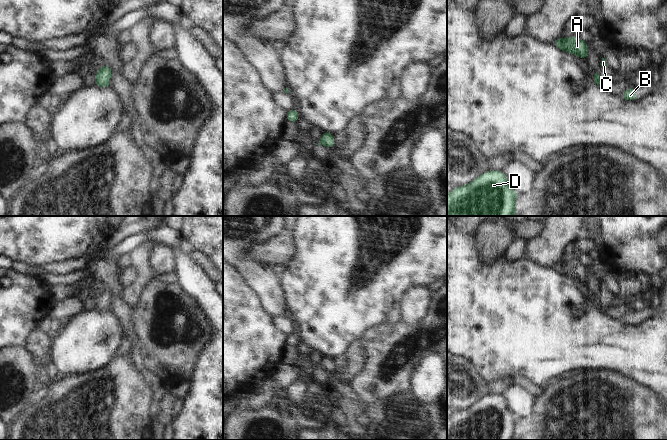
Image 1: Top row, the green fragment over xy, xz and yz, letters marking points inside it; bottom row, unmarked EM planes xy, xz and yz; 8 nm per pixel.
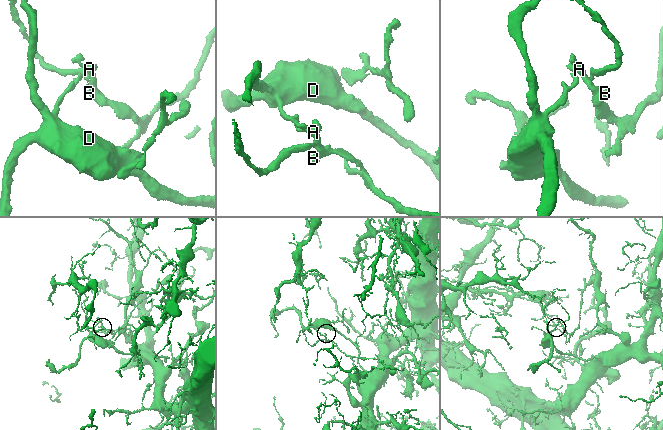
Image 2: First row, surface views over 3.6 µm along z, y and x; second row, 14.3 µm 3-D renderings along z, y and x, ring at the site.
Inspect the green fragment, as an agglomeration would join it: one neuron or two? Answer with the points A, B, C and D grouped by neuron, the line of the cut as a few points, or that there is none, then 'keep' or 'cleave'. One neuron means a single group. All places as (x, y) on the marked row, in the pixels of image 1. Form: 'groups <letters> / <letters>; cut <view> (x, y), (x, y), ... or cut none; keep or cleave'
groups A B D / C; cut yz (597, 71), (599, 74); cleave

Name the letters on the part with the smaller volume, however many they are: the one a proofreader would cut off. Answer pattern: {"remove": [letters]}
{"remove": ["C"]}

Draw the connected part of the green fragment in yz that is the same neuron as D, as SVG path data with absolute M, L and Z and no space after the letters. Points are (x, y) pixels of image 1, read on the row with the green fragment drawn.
M488 170L469 184L453 188L447 195L447 216L514 216L517 197L502 171Z

